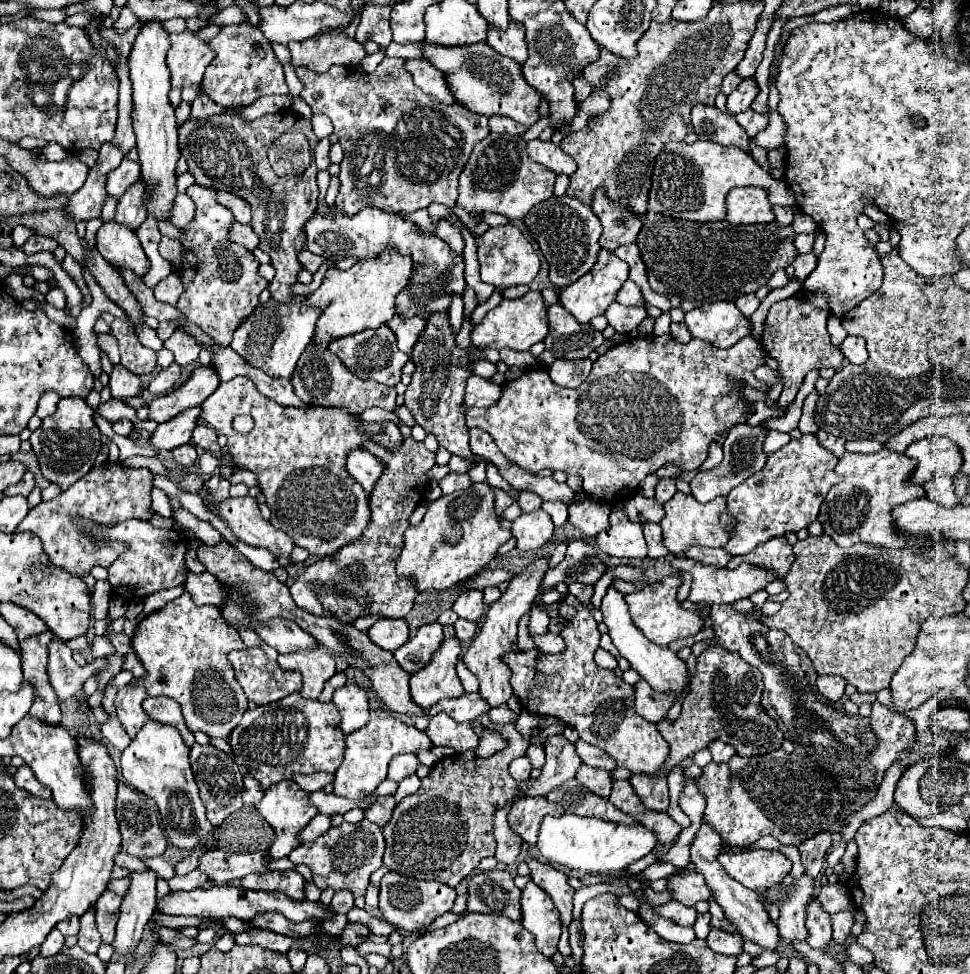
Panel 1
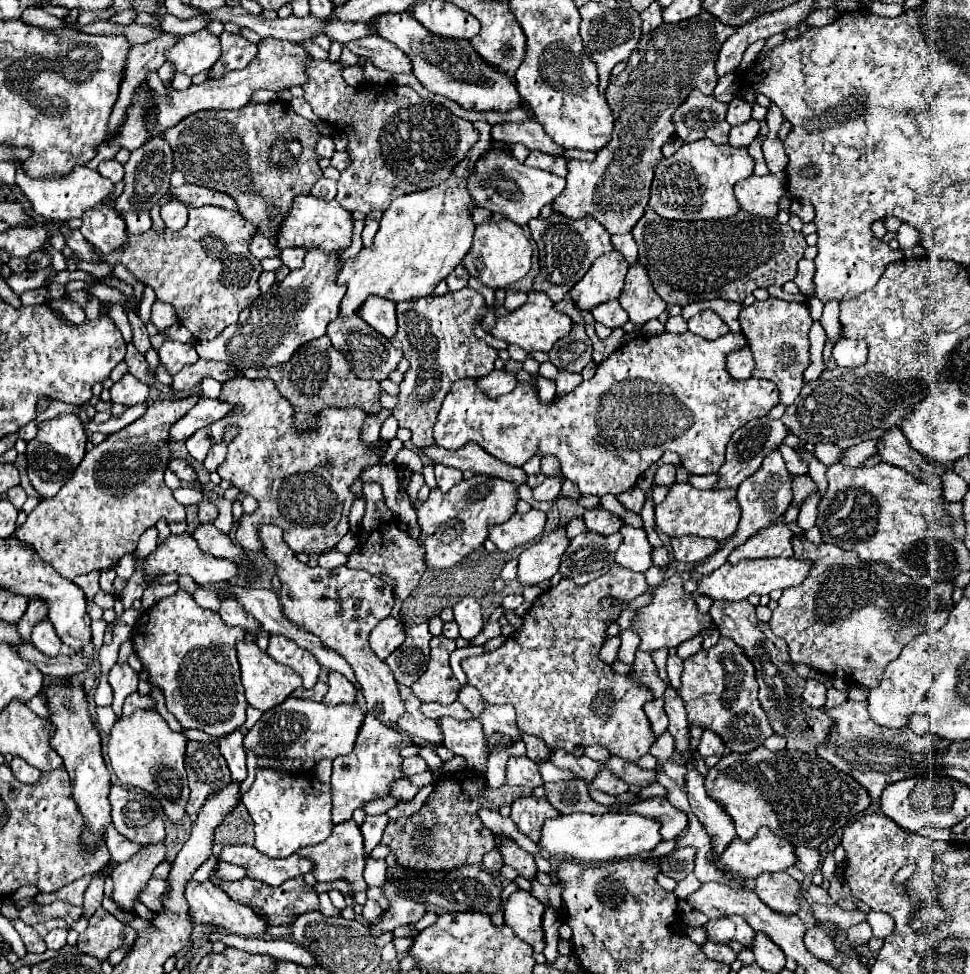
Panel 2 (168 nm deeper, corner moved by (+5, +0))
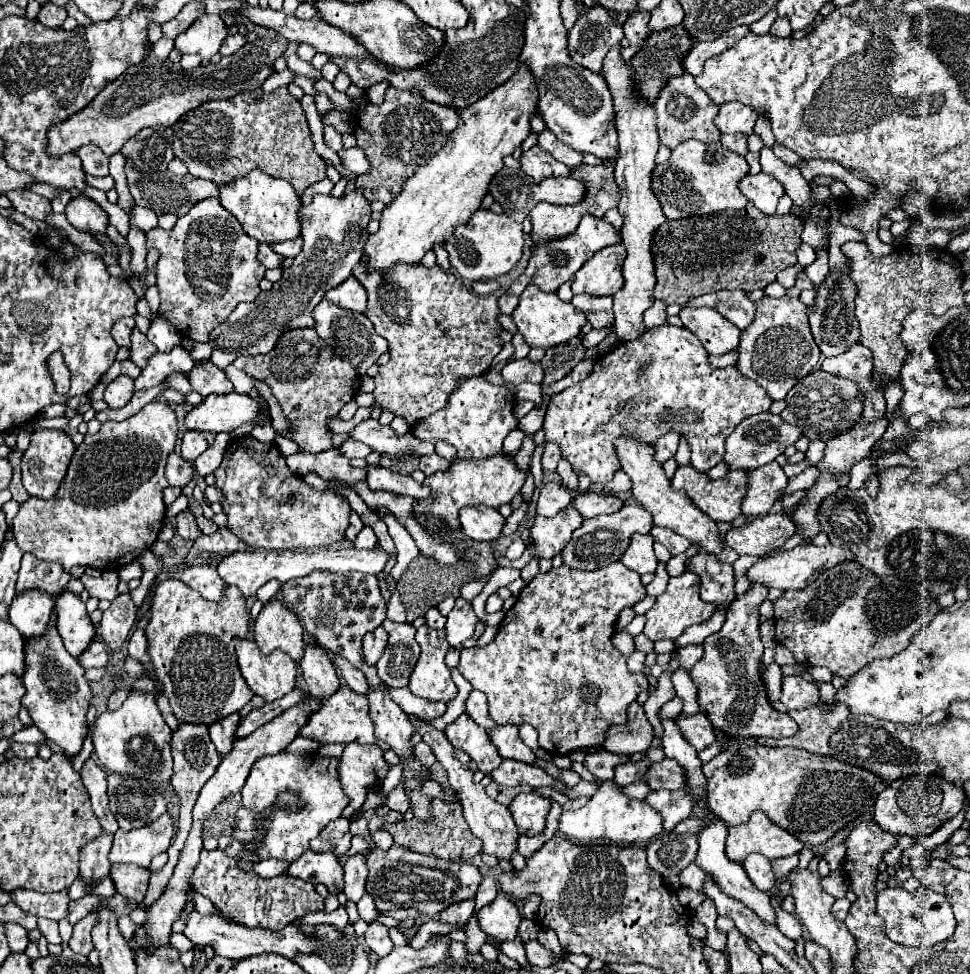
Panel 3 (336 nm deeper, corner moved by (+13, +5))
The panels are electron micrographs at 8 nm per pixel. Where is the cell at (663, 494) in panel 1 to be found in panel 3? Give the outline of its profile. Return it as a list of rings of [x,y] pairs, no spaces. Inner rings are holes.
[[[667,433],[663,435],[661,439],[657,439],[657,445],[655,445],[655,461],[657,463],[665,463],[667,459],[671,459],[675,455],[679,447],[679,435],[677,433]]]

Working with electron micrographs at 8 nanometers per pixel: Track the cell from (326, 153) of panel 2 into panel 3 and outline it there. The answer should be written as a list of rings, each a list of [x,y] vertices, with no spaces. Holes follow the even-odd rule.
[[[325,127],[325,145],[333,151],[341,151],[343,149],[343,143],[341,143],[341,135],[333,129],[333,127]]]

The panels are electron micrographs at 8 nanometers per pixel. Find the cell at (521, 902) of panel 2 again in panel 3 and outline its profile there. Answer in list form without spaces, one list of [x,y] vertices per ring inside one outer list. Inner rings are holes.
[[[501,891],[489,905],[485,905],[479,911],[481,929],[487,935],[497,937],[501,941],[513,941],[517,937],[519,923],[521,923],[519,907],[515,905],[513,899],[509,899],[509,895],[505,895]]]

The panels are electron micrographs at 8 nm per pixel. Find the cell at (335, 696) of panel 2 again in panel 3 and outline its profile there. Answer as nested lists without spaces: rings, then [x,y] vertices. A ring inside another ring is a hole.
[[[311,645],[305,647],[305,655],[301,659],[301,669],[303,669],[303,677],[307,681],[309,693],[317,699],[327,699],[341,687],[331,659],[319,647],[317,649]]]

